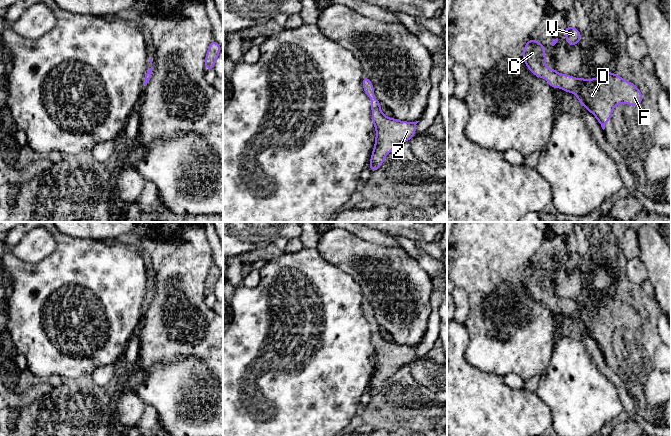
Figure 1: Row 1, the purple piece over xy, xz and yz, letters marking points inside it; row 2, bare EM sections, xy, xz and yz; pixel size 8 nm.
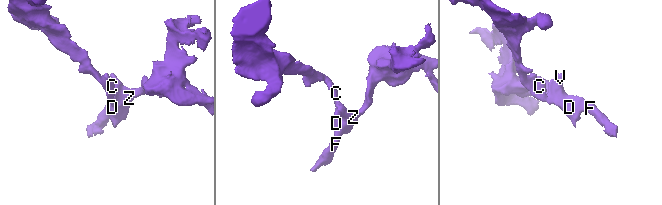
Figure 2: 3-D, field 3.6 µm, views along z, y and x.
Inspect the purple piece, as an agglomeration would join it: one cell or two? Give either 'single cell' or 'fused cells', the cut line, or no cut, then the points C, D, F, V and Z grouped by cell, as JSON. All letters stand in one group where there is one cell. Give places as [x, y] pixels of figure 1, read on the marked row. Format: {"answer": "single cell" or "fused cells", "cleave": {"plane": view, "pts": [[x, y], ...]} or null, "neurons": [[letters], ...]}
{"answer": "single cell", "cleave": null, "neurons": [["C", "D", "F", "V", "Z"]]}

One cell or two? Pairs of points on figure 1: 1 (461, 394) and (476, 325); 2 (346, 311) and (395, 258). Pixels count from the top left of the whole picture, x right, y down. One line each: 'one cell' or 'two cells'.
1: two cells
2: two cells

